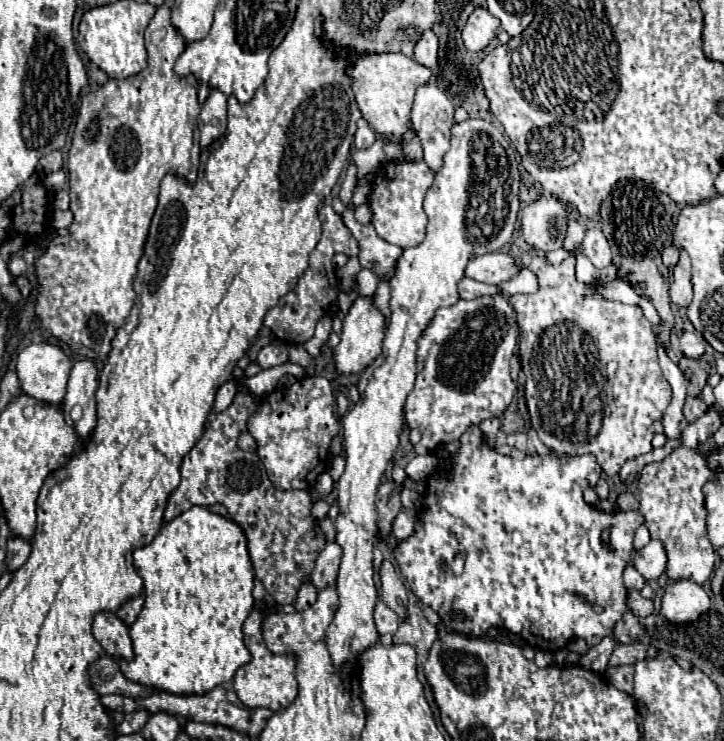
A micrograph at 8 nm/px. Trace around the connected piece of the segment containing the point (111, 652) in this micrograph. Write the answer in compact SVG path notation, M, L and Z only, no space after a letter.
M100 612L94 618L92 632L108 656L118 658L118 660L132 660L134 658L128 628L126 628L126 624L122 624L122 620L118 620L116 614Z

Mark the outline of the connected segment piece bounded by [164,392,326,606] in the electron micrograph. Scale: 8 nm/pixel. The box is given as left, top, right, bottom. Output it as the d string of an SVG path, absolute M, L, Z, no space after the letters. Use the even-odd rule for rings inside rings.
M238 392L234 396L234 402L224 412L220 412L214 422L208 424L200 442L182 460L182 468L180 468L182 480L180 480L180 486L174 490L174 494L168 500L168 508L164 512L164 522L170 522L172 518L176 518L178 514L186 512L188 508L192 508L196 504L198 506L210 506L214 502L224 504L228 508L230 516L244 528L244 532L248 536L248 550L250 550L256 578L264 584L264 588L272 596L272 600L276 600L276 604L284 606L284 604L294 604L300 586L304 582L310 582L310 572L314 568L318 554L326 546L326 540L324 540L324 532L318 526L318 520L310 514L310 510L312 510L310 492L308 490L276 490L272 486L272 482L268 480L262 460L256 454L244 452L238 448L238 438L242 432L248 430L246 422L256 410L258 410L258 404L256 404L254 396L248 392Z

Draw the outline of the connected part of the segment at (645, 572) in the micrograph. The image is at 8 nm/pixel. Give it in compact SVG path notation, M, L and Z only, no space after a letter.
M650 540L642 550L638 550L634 556L634 568L644 576L646 582L660 578L666 570L666 552L662 542Z

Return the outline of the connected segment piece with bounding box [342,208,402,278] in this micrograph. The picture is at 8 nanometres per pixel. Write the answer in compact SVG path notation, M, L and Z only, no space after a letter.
M350 208L344 210L342 220L348 226L348 230L352 232L352 236L358 240L360 264L378 276L390 278L394 274L398 256L402 254L402 248L380 238L372 224L360 224L354 218L354 210L350 210Z

